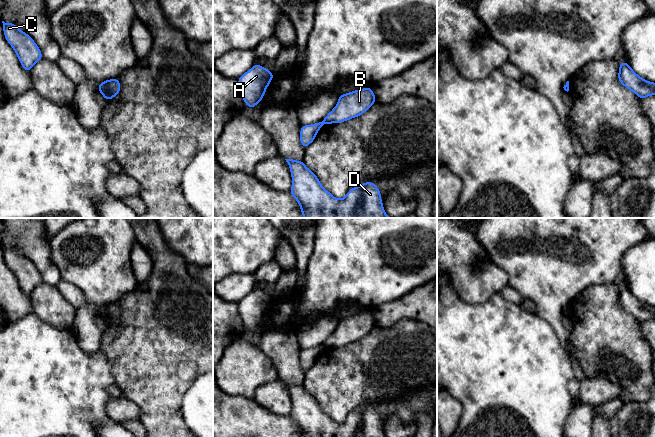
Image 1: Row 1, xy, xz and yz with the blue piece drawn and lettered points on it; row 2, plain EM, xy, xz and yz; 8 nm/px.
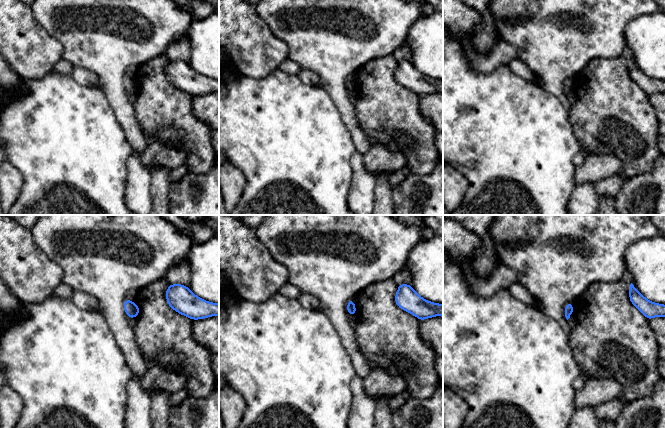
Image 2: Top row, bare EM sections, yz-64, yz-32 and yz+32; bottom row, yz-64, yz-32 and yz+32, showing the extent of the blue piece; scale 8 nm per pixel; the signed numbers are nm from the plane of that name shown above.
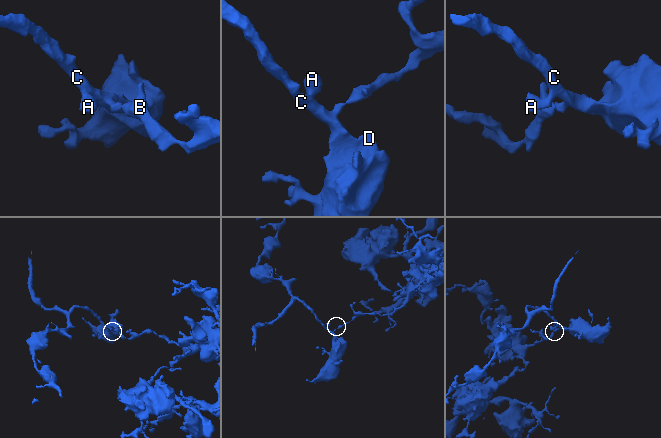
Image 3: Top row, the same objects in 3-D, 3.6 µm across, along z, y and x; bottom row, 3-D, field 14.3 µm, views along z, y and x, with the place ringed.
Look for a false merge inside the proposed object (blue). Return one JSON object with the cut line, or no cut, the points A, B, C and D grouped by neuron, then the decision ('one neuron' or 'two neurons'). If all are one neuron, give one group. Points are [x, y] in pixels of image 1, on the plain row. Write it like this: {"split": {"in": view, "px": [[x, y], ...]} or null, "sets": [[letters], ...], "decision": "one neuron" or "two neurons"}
{"split": {"in": "yz", "px": [[566, 309], [565, 314]]}, "sets": [["A", "C", "D"], ["B"]], "decision": "two neurons"}

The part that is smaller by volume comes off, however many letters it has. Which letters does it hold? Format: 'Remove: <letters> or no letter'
Remove: A, C, D

